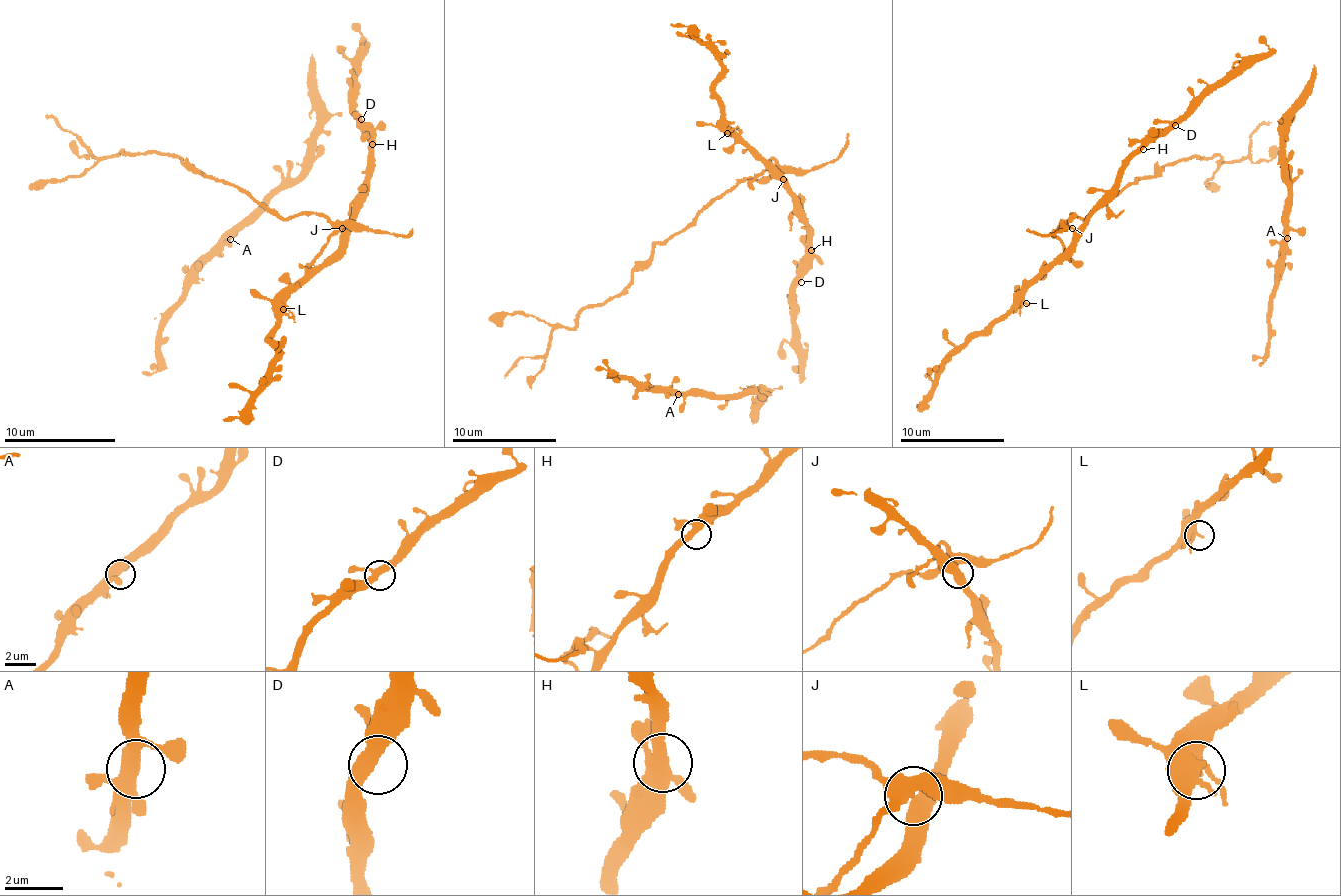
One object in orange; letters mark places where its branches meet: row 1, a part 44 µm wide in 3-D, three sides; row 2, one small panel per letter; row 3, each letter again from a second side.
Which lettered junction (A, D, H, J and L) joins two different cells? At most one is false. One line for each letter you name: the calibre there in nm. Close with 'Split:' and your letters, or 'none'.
J: calibre 360 nm
Split: J

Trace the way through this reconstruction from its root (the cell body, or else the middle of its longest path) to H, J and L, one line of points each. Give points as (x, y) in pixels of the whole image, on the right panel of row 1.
H: (1169, 123), (1143, 149)
J: (1169, 123), (1128, 162), (1120, 186), (1075, 230), (1073, 227)
L: (1169, 123), (1128, 162), (1120, 186), (1091, 214), (1081, 238), (1023, 293), (1026, 303)

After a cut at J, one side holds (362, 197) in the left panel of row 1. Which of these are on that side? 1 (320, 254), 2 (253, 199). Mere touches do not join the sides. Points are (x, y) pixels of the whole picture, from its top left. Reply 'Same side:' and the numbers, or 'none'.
Same side: none

